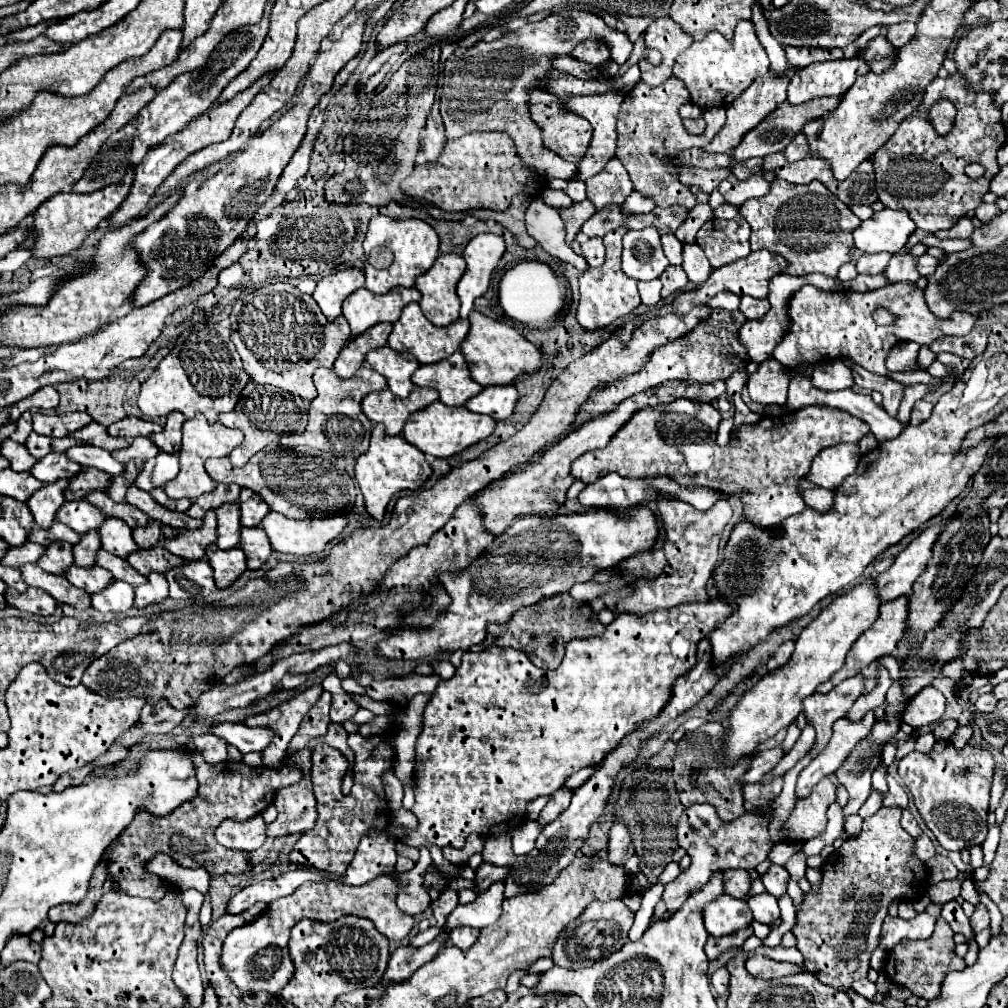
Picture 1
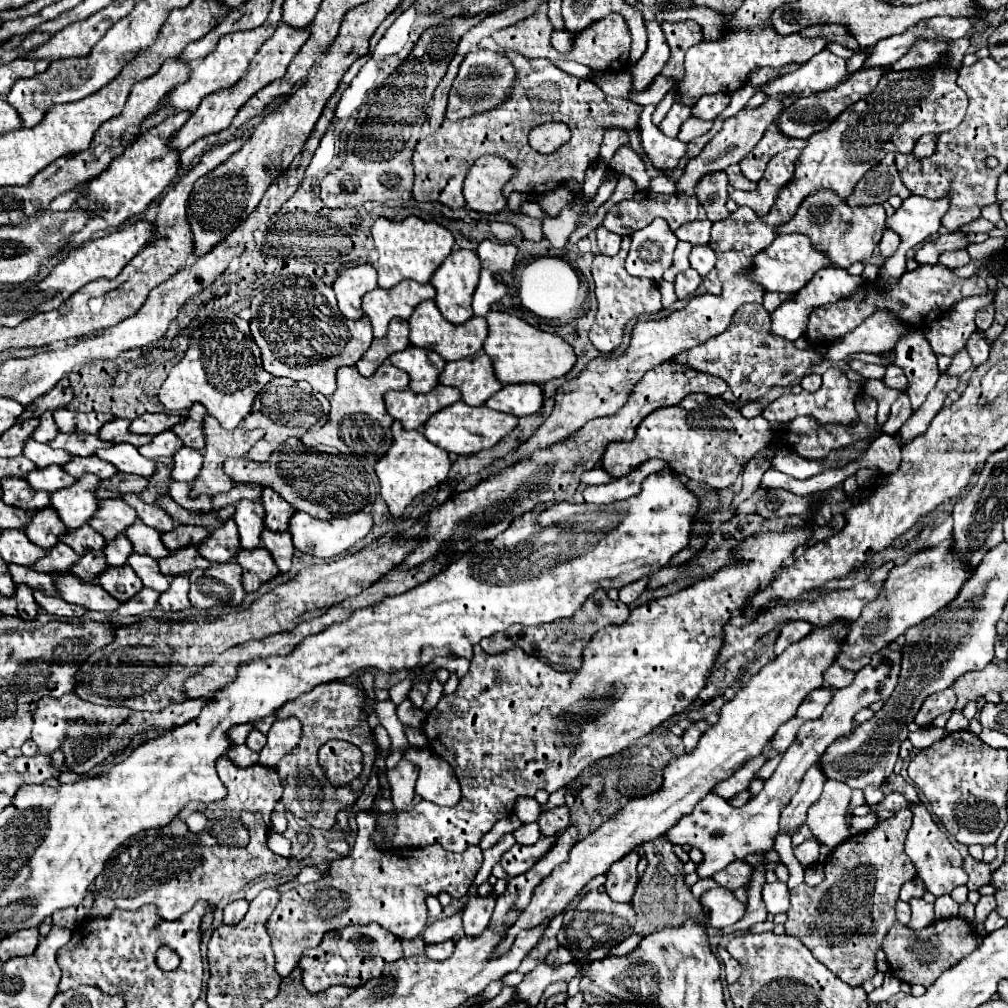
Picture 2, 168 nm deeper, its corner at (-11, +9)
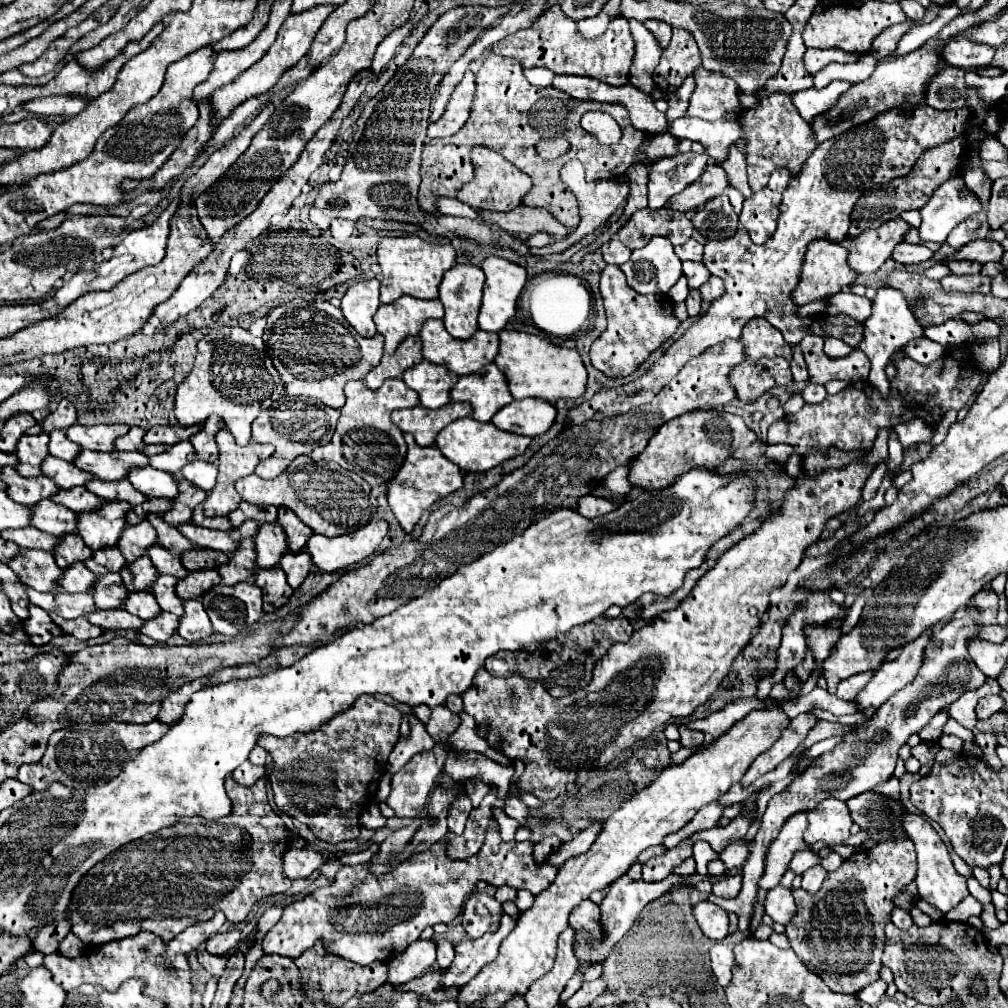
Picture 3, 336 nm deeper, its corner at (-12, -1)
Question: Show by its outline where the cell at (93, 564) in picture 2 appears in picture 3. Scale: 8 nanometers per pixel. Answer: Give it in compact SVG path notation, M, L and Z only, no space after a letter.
M110 573L110 575L100 575L98 583L90 587L90 593L98 609L112 609L122 605L122 599L126 597L126 587L122 585L118 573Z

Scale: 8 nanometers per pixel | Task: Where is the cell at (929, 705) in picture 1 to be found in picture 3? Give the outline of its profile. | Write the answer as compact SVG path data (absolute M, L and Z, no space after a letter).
M946 709L938 711L938 713L926 723L926 727L922 727L922 731L918 733L918 735L922 737L922 741L938 741L938 739L942 737L942 727L944 727L944 723L946 723L948 719L950 719L950 715L948 715Z

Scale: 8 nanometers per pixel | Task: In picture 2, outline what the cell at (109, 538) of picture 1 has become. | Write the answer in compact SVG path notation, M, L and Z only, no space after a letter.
M137 521L137 525L133 525L133 529L129 529L127 539L133 543L135 553L149 555L153 559L163 559L163 557L171 555L171 551L165 549L165 545L161 541L161 533L153 527L147 527L141 521Z

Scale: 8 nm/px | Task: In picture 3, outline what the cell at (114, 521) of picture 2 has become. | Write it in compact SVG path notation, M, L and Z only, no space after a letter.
M144 519L138 525L126 525L120 539L118 539L118 551L122 551L124 559L132 563L134 559L142 557L150 545L156 543L156 531L154 527Z

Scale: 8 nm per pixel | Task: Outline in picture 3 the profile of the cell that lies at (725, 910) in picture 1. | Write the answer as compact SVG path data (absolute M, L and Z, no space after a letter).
M700 901L698 905L694 905L694 917L702 929L702 933L714 941L722 941L728 935L728 913L710 903L710 901Z

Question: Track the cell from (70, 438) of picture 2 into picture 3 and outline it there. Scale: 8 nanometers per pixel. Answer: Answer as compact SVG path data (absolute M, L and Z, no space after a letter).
M82 449L78 459L74 459L74 465L92 473L98 479L114 481L124 479L126 471L134 465L148 465L148 457L142 453L124 453L124 451L90 451Z

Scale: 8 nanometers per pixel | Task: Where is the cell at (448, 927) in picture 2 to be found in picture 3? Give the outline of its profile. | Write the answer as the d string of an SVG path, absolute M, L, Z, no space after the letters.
M418 939L402 955L388 963L388 983L400 985L414 977L420 977L426 969L436 963L436 943Z

